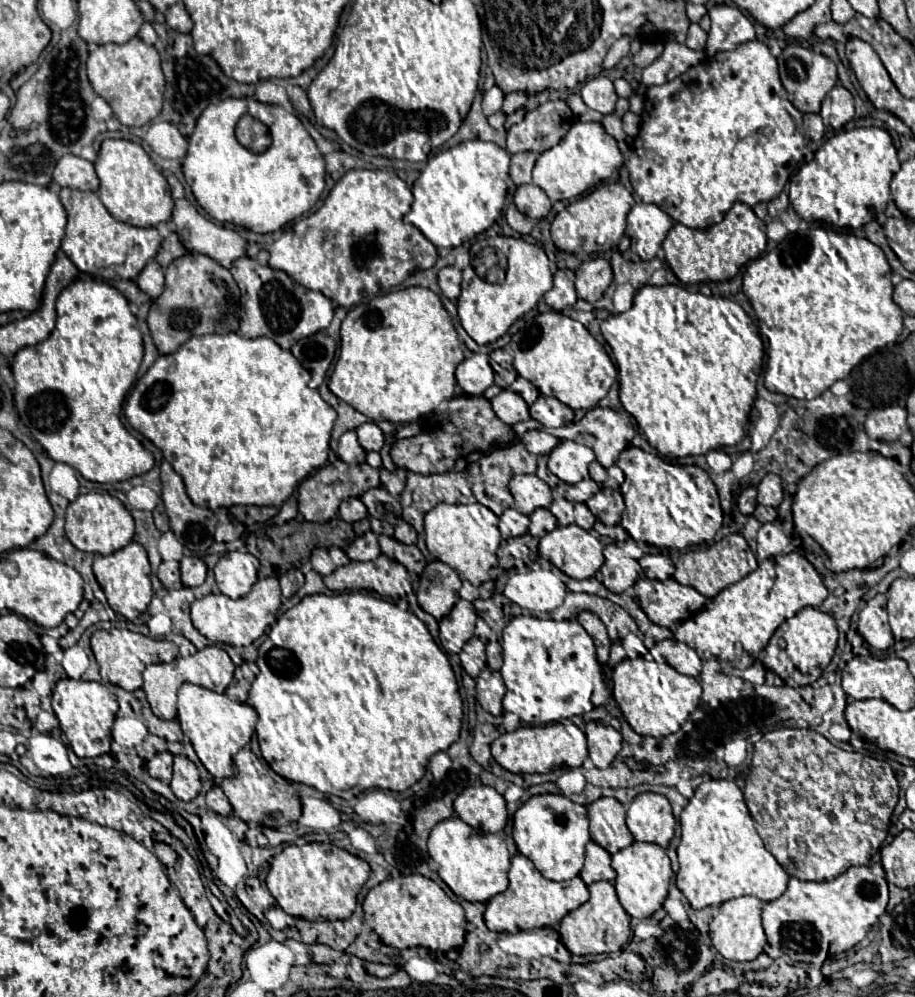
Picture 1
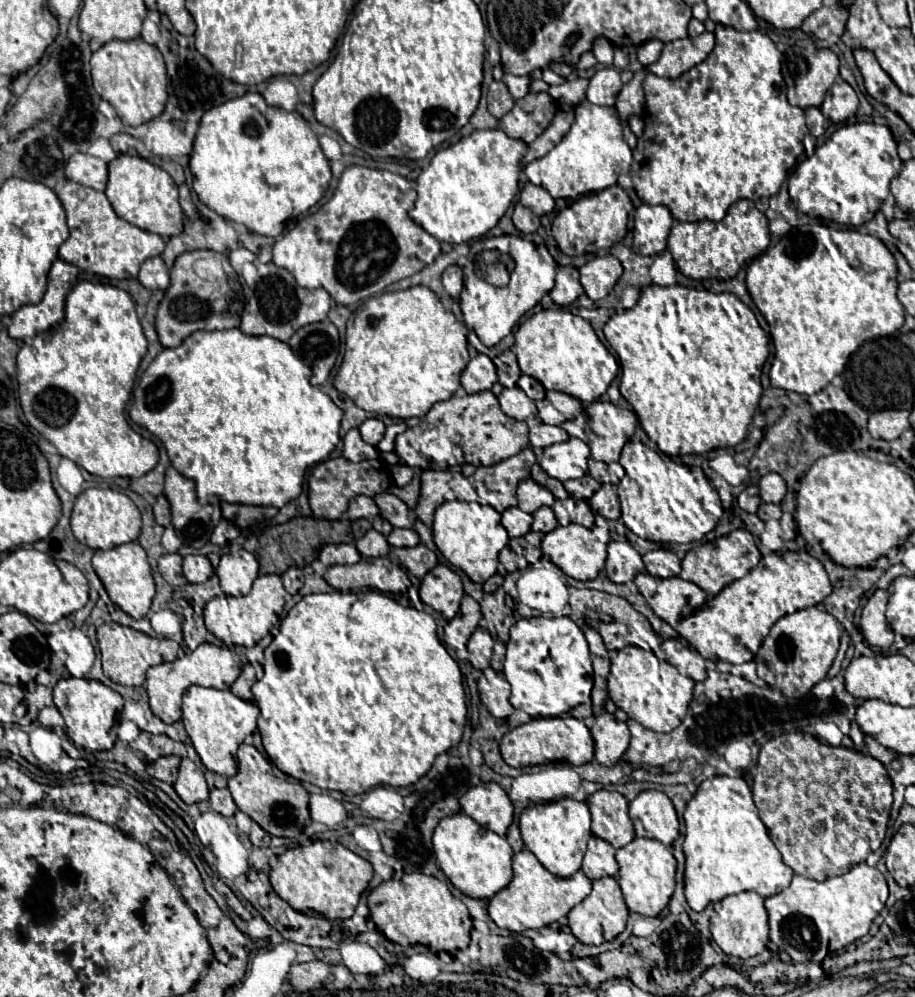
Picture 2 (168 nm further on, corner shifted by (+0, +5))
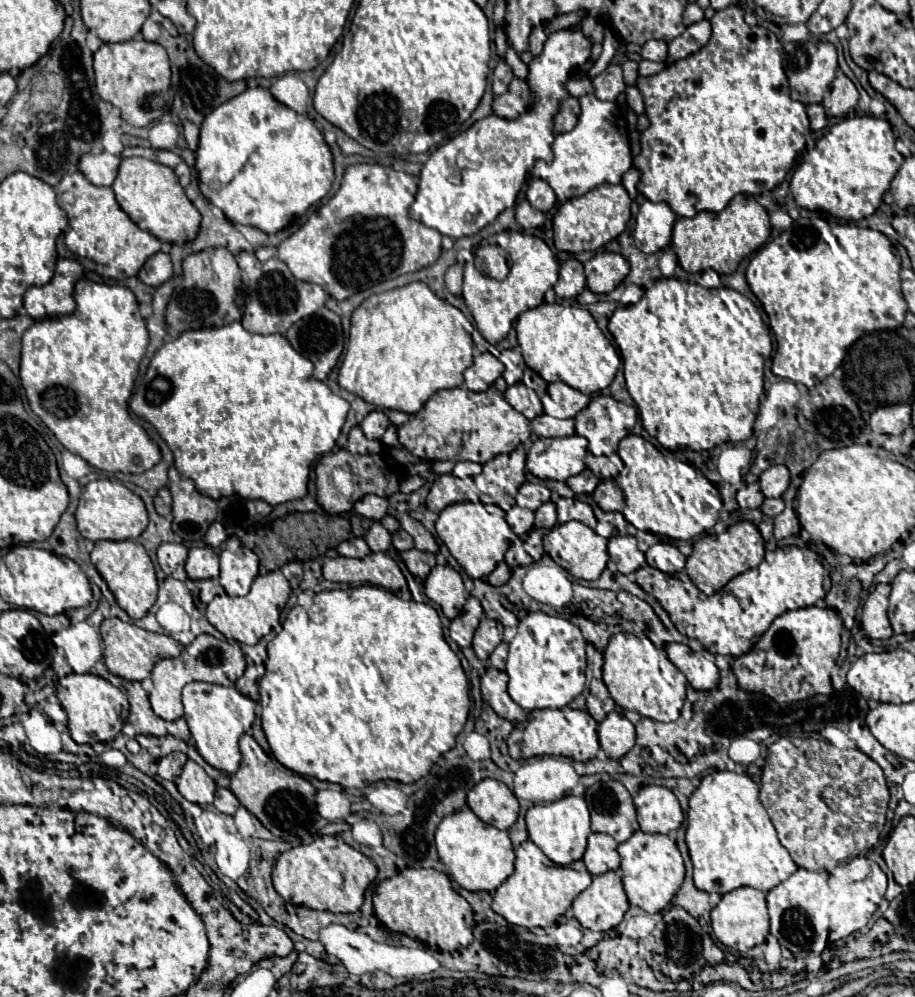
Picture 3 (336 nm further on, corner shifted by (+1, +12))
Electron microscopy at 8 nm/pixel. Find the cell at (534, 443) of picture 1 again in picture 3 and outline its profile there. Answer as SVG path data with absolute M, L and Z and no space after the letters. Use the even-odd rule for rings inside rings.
M548 414L536 416L536 420L530 422L532 432L536 432L540 438L556 438L556 436L572 436L574 434L574 420L558 420Z

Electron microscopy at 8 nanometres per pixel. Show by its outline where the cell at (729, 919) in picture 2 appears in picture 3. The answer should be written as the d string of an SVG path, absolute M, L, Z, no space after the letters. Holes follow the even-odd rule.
M742 886L742 888L736 888L736 890L724 894L722 900L718 902L718 906L712 910L712 928L714 928L716 938L724 946L734 948L738 952L748 952L750 948L762 944L766 940L766 936L770 934L766 894L756 888L750 888L750 886Z

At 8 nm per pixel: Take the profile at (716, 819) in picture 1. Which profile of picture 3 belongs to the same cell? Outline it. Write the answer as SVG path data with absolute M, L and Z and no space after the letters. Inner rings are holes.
M710 772L702 778L696 792L690 796L688 810L688 828L686 828L686 846L694 864L694 884L704 892L726 894L742 886L752 886L756 890L768 892L786 880L790 874L798 870L788 850L780 844L776 830L768 818L764 804L758 800L758 784L746 776L736 772Z

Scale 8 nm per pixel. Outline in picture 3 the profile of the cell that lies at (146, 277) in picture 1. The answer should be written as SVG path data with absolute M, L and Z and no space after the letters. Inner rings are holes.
M158 252L156 256L148 258L146 264L140 268L138 278L146 286L154 286L154 288L158 288L160 284L168 282L172 278L172 262L170 262L170 256L164 254L164 252Z

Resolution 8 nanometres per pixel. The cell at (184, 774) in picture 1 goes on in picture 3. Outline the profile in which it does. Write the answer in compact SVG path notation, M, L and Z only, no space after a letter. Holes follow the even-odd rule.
M192 760L186 762L184 772L176 780L176 786L178 786L178 792L188 802L212 804L212 800L214 800L214 792L216 792L214 780L204 772L202 766L198 766Z

